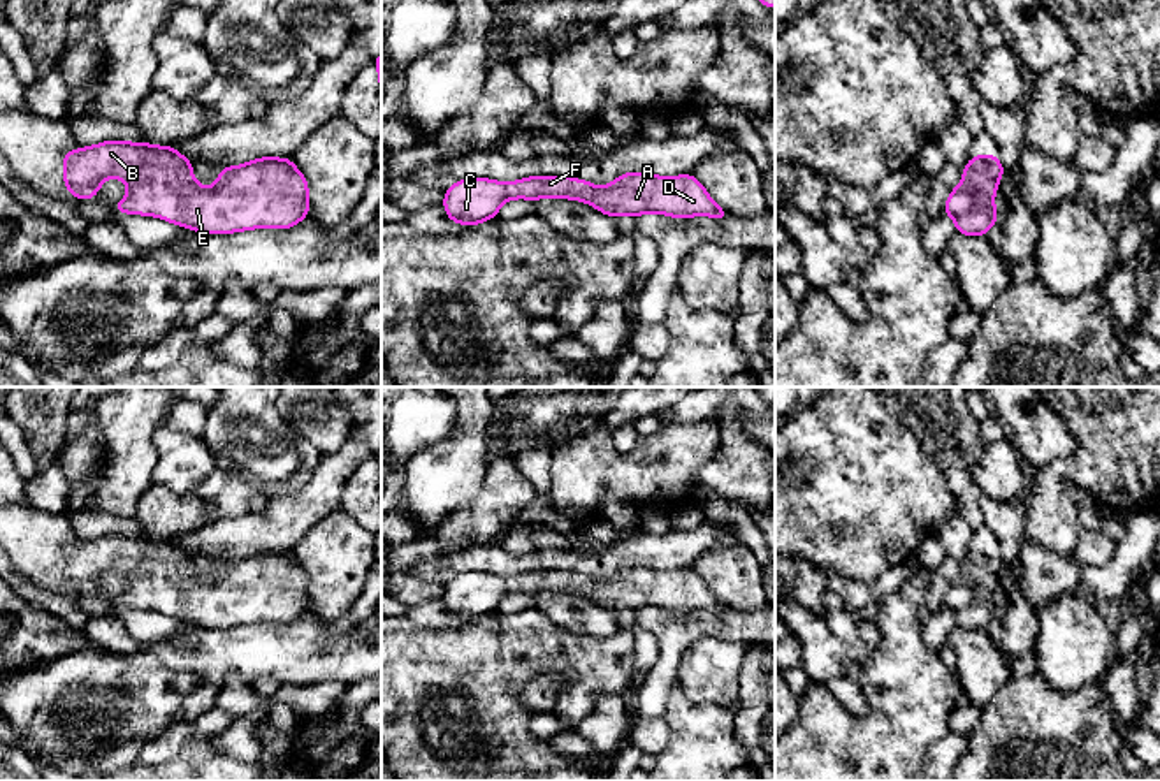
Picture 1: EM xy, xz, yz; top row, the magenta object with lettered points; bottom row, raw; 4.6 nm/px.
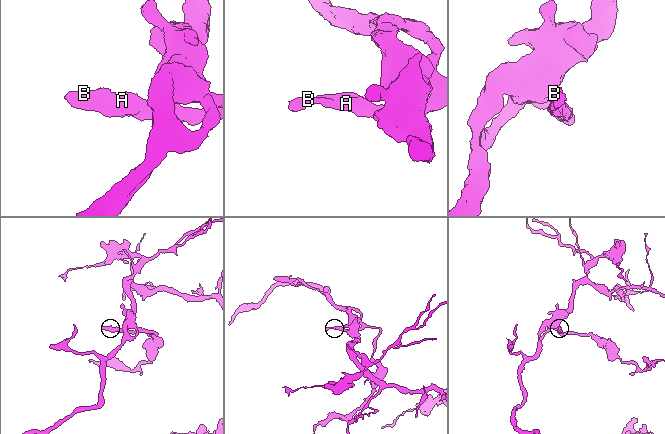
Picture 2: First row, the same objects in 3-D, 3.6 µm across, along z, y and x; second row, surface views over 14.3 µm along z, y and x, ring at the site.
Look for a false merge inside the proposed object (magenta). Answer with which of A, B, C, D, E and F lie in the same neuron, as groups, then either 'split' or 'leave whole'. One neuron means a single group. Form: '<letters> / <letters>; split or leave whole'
A B C D E F; leave whole

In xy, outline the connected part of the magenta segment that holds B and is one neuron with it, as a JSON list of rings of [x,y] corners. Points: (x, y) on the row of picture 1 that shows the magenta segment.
[[[104,141],[63,153],[67,190],[79,201],[98,193],[107,178],[128,186],[128,195],[116,202],[118,213],[158,216],[200,234],[232,234],[262,227],[290,229],[308,216],[309,190],[294,158],[262,157],[236,167],[220,167],[213,186],[200,186],[192,172],[193,162],[170,144]]]

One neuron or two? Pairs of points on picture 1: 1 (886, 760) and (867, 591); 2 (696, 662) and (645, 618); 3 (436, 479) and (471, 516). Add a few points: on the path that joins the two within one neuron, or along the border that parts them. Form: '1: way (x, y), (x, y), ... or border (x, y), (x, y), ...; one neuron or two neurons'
1: border (913, 576), (881, 602); two neurons
2: border (726, 641), (700, 637), (682, 655), (677, 679); two neurons
3: border (485, 470), (482, 488), (459, 505), (433, 533); two neurons

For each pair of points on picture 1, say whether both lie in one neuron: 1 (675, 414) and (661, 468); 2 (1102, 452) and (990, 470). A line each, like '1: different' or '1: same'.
1: different
2: different

